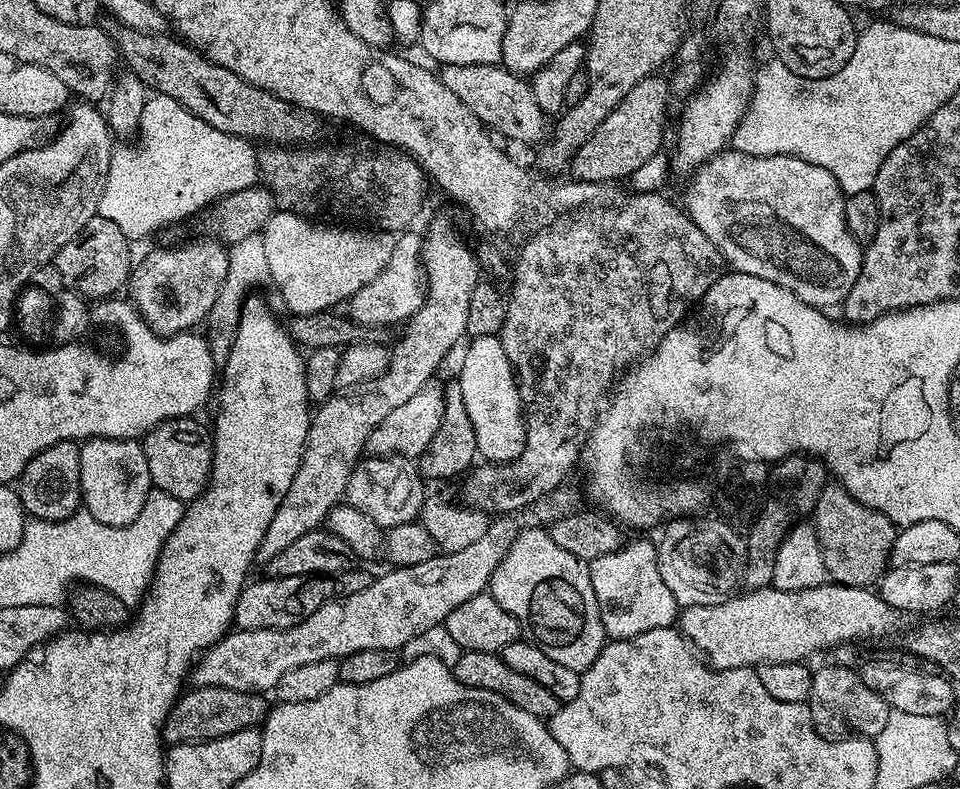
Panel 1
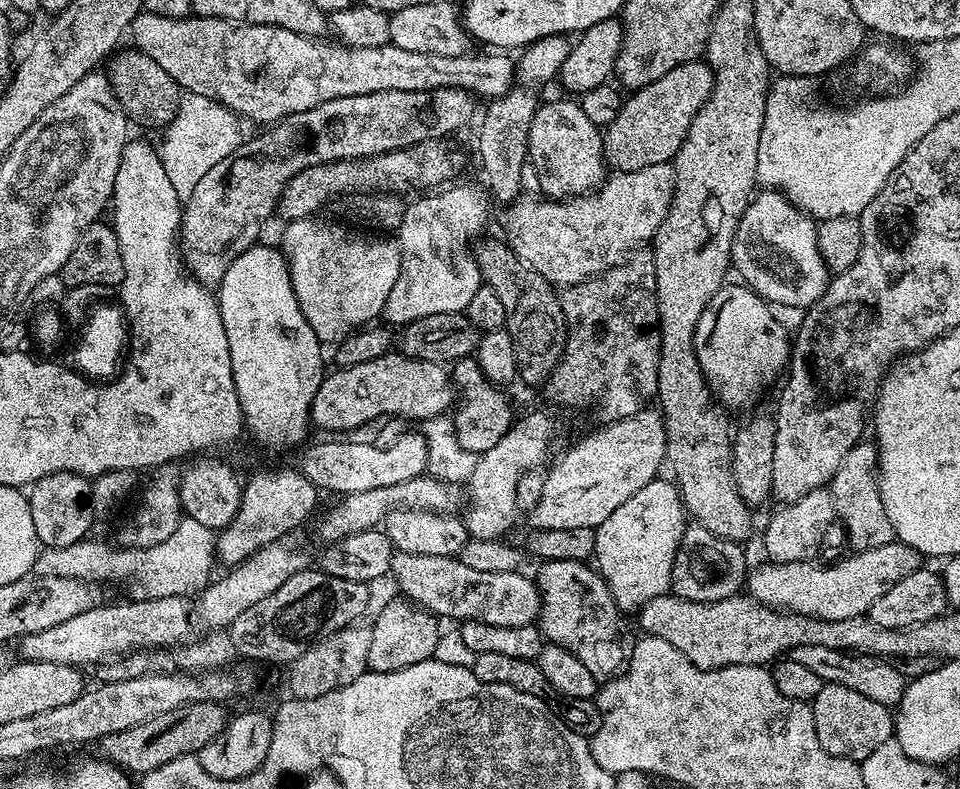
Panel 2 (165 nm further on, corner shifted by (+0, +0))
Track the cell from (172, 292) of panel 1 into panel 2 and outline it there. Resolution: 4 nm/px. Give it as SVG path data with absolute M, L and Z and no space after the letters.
M439 88L438 90L430 90L429 92L423 92L422 90L410 90L409 92L406 90L382 90L381 92L371 92L370 94L362 94L361 96L334 98L330 102L322 102L305 112L290 114L286 118L277 120L275 124L257 131L260 133L253 140L245 139L238 146L238 150L234 150L226 158L222 158L222 162L218 162L218 166L210 166L210 170L206 170L206 174L202 174L202 178L198 178L198 182L194 186L191 196L183 201L180 214L180 235L178 237L178 243L185 269L191 272L192 277L204 285L205 288L209 290L215 289L222 282L226 270L230 270L230 262L234 262L234 258L238 258L238 254L242 254L246 250L253 248L257 241L261 239L260 231L263 230L264 223L268 219L273 219L276 203L279 202L282 190L290 182L290 178L294 178L302 170L306 170L312 166L318 166L319 164L333 164L339 160L360 160L363 156L377 156L378 154L393 152L399 148L409 148L418 142L442 140L451 137L451 132L456 132L459 128L464 128L471 122L472 115L476 112L476 104L478 104L477 97L472 96L466 90L458 90L457 88Z

